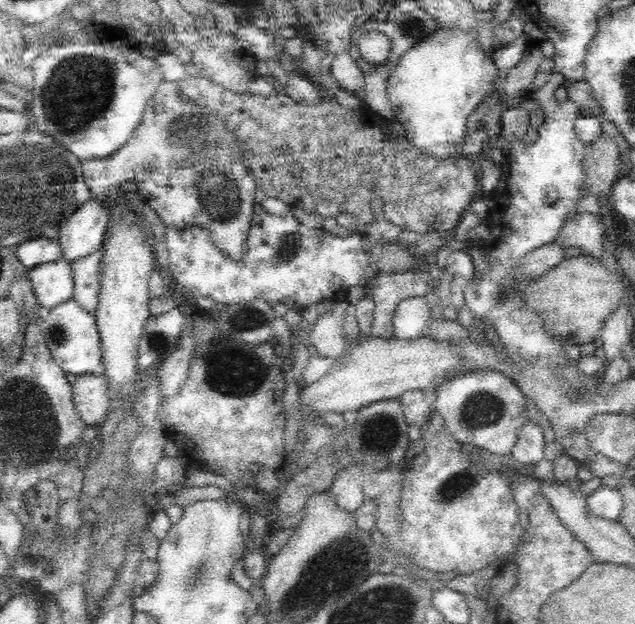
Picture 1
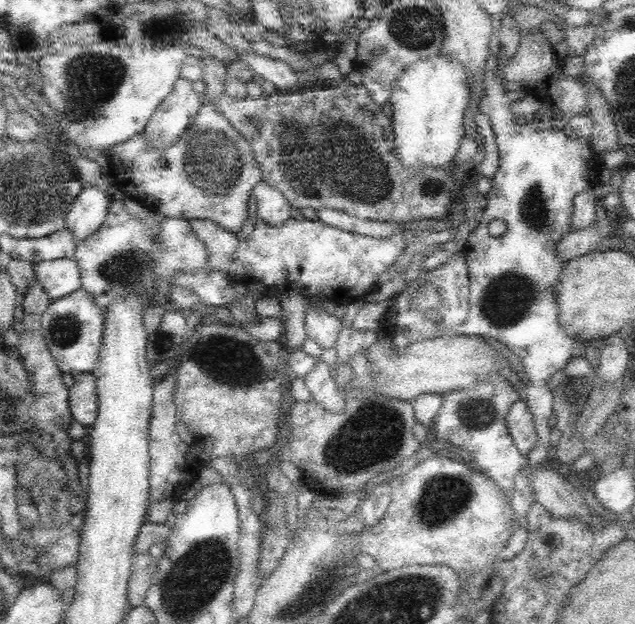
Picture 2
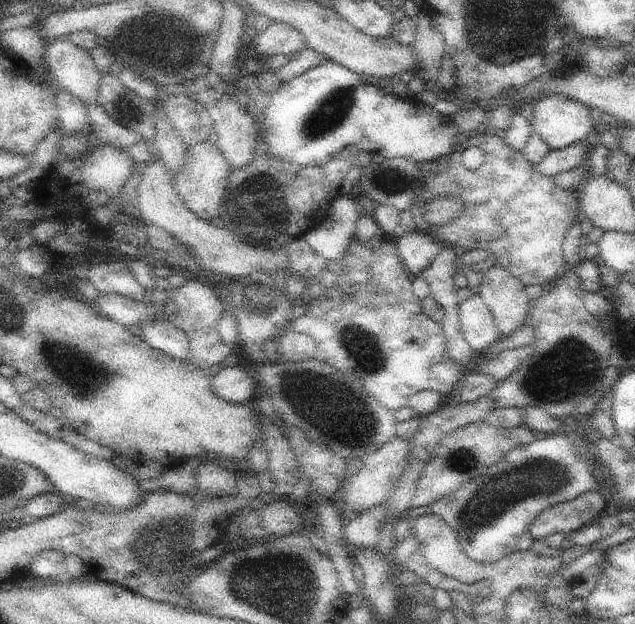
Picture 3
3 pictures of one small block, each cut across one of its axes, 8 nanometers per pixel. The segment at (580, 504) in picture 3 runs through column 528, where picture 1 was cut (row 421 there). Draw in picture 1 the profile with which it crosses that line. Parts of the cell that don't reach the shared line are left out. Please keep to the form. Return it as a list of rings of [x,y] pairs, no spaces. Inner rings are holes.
[[[528,421],[518,433],[511,450],[513,462],[518,464],[536,464],[544,459],[544,431],[540,425]]]

